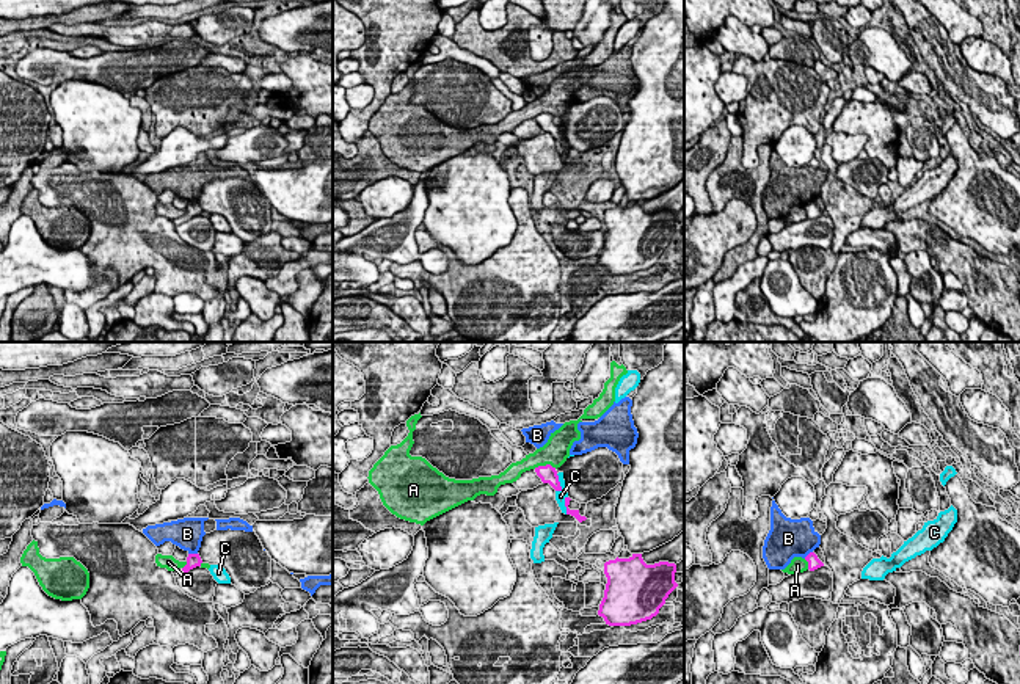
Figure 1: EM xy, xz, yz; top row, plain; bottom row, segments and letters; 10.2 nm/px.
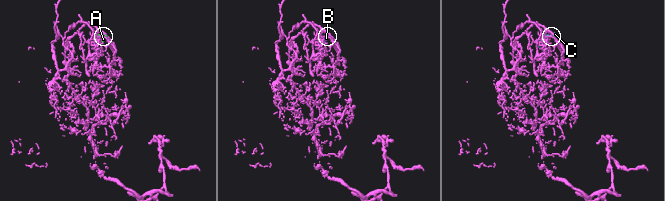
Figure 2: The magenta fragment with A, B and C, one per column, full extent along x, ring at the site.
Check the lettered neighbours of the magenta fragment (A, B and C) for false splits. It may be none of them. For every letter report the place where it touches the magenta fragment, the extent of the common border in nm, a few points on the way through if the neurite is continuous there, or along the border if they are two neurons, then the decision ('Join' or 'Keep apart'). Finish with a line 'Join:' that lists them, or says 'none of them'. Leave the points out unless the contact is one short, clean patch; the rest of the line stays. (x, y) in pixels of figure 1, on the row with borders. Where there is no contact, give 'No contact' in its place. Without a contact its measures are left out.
A: Touches magenta at xz (545, 466). Shared border 240 nm. Boundary: xz (534, 468), (546, 465), (556, 468). Keep apart
B: Touches magenta at xy (193, 554). Shared border 100 nm. Keep apart
C: Touches magenta at xz (559, 483). Shared border 200 nm. Boundary: xz (556, 474), (560, 491). Keep apart
Join: none of them

